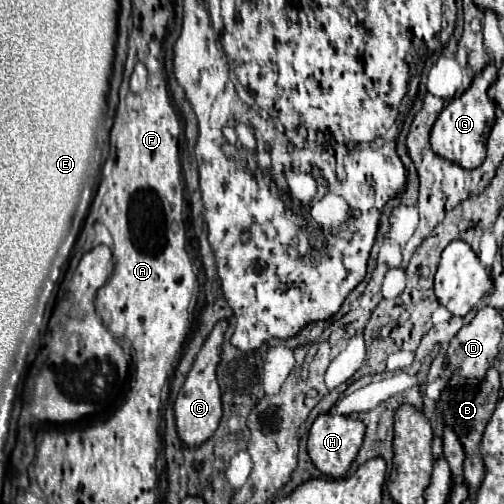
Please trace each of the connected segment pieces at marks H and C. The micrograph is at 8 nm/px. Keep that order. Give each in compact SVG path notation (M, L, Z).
M322 414L314 420L310 434L308 434L308 456L314 462L314 466L330 476L330 478L342 478L350 464L354 462L360 446L362 446L362 438L364 438L364 430L366 426L360 420L354 420L350 416L342 416L342 414Z
M220 320L214 330L210 332L208 340L204 342L202 350L198 352L192 370L186 376L186 382L176 398L174 404L174 416L176 416L176 428L178 428L178 436L182 438L182 442L190 448L200 446L202 442L206 442L214 430L218 428L218 422L222 418L222 402L220 402L220 386L216 382L216 368L220 364L220 356L222 356L222 340L224 340L224 332L228 328L226 320Z

